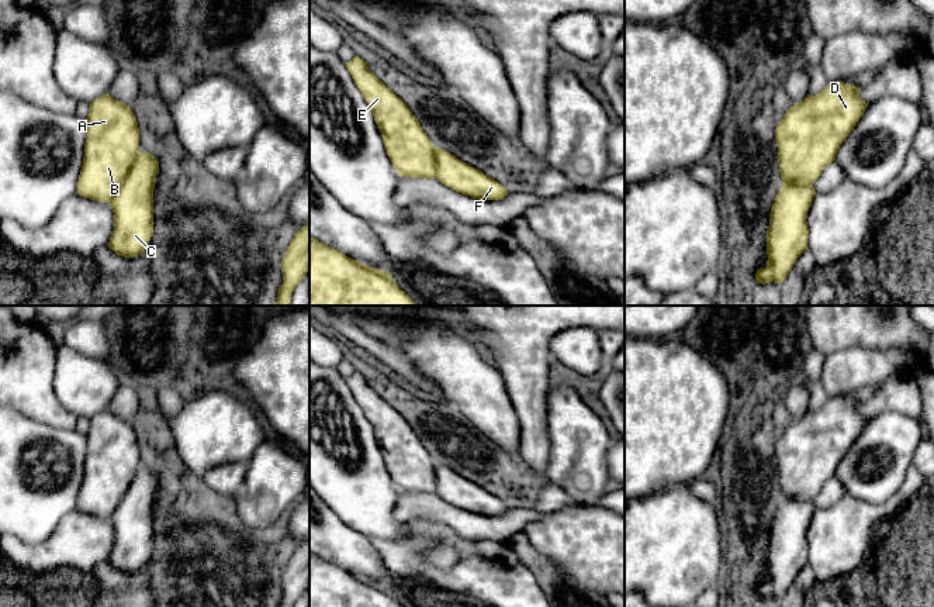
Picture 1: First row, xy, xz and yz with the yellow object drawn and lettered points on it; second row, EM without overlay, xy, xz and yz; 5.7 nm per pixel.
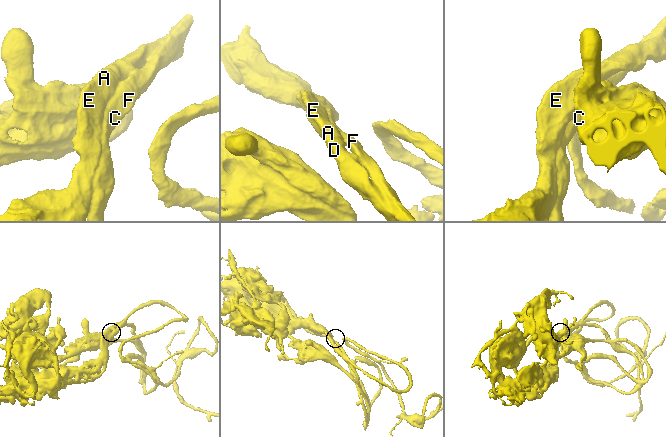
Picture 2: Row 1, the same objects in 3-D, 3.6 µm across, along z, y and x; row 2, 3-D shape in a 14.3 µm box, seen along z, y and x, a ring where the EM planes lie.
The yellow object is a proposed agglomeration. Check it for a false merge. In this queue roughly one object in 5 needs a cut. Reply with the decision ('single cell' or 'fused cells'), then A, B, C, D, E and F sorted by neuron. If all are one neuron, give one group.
single cell; A B C D E F

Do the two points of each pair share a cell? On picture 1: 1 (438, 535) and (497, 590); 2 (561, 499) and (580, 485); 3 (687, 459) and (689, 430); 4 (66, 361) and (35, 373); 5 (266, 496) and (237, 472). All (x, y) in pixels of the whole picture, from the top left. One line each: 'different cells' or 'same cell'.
1: same cell
2: different cells
3: same cell
4: different cells
5: different cells

